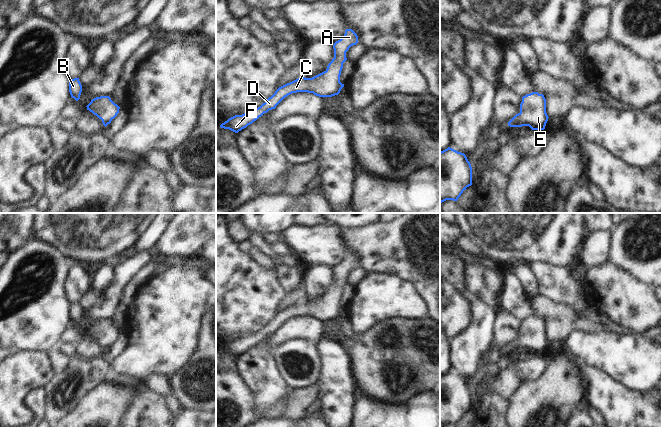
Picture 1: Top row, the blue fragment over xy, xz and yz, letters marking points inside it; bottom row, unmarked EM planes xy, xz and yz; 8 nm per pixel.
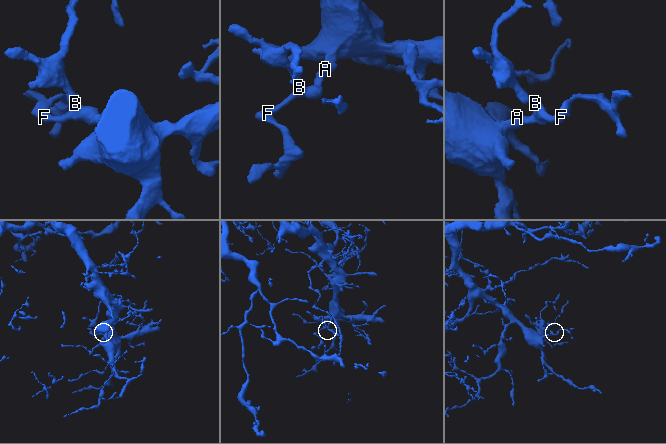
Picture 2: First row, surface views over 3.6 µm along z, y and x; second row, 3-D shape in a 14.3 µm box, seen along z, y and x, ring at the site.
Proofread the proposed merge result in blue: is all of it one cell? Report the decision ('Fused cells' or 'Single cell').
Single cell.

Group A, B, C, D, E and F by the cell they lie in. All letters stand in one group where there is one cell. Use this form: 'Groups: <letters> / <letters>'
Groups: A B C D E F.

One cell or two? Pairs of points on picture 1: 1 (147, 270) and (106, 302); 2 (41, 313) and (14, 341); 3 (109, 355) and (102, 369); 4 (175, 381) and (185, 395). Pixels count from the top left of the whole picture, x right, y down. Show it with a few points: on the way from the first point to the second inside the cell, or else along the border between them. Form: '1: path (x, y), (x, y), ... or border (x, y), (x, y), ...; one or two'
1: border (138, 269), (126, 284), (115, 310); two
2: path (34, 320), (21, 334); one
3: border (102, 356), (109, 365); two
4: path (178, 384), (185, 392); one

